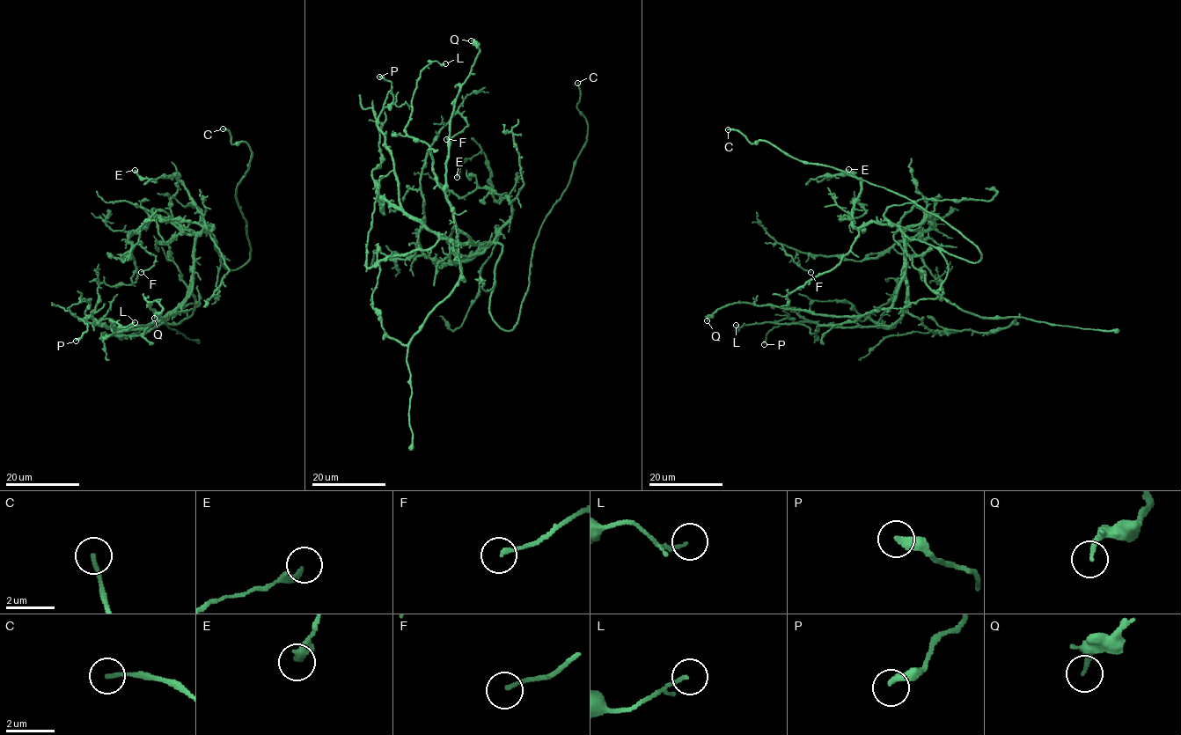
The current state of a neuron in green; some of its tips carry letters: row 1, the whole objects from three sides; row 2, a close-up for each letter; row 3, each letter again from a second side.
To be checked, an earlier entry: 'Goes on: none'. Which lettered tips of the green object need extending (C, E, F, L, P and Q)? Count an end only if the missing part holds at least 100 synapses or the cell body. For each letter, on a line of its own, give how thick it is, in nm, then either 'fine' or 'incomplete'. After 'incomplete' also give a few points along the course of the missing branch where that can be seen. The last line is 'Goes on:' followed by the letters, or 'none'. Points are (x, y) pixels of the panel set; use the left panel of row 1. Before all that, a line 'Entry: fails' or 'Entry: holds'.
Entry: fails
C: 160 nm thick; incomplete; missing branch runs (223, 128), (218, 129), (217, 123), (209, 121), (181, 128), (173, 120), (171, 121)
E: 240 nm thick; fine
F: 140 nm thick; fine
L: 130 nm thick; fine
P: 340 nm thick; fine
Q: 200 nm thick; fine
Goes on: C

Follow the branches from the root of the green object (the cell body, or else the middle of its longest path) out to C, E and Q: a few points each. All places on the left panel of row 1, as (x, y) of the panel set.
C: (219, 256), (235, 270), (251, 250), (234, 196), (252, 154), (245, 142), (231, 143), (223, 128)
E: (219, 256), (214, 236), (202, 230), (213, 227), (207, 229), (185, 186), (174, 177), (141, 178), (135, 170)
Q: (219, 256), (214, 236), (201, 232), (188, 298), (165, 318), (150, 309), (155, 300), (163, 308), (154, 318)

